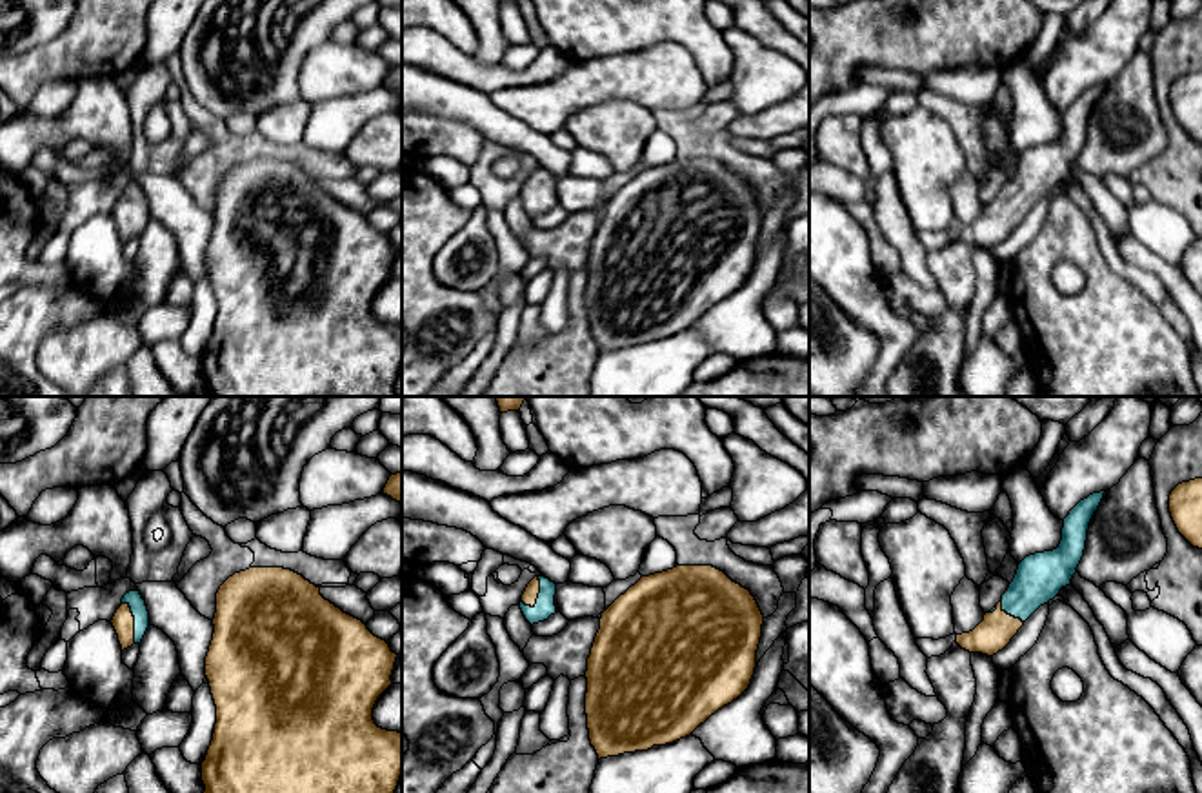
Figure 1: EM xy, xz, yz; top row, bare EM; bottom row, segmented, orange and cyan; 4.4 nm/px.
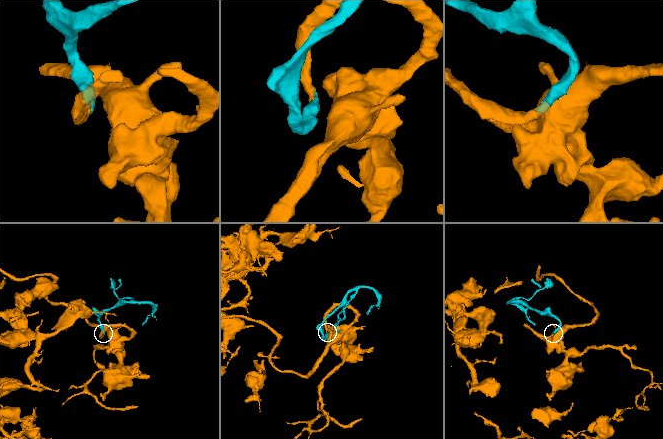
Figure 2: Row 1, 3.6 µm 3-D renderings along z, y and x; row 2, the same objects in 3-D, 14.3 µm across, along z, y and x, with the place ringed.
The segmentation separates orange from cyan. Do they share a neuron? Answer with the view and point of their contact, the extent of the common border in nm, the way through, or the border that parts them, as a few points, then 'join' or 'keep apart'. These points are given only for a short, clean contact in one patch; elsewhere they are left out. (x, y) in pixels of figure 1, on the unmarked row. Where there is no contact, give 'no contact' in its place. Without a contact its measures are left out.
xy (133, 215) | 190 nm | across xy (124, 215), (133, 215), (135, 193) | join

